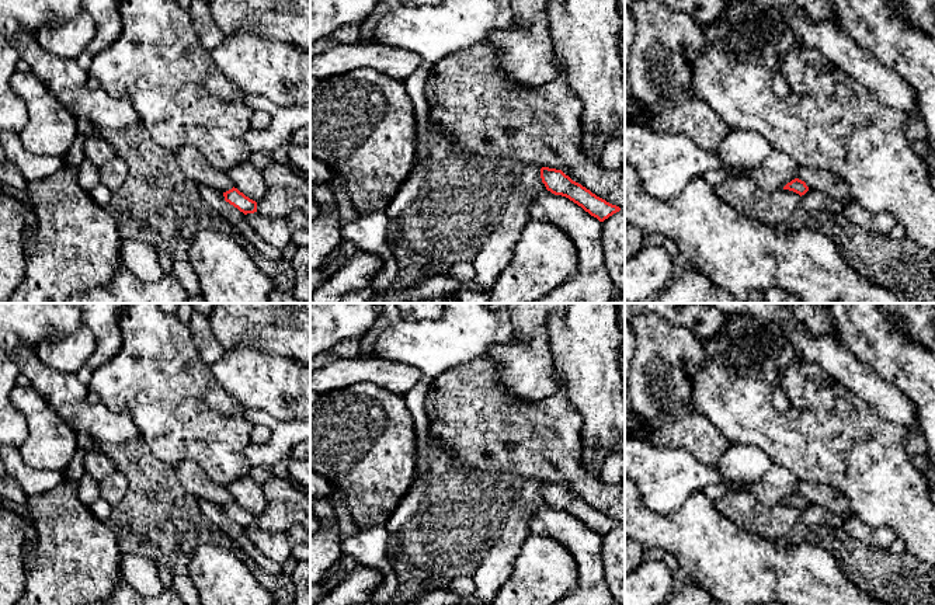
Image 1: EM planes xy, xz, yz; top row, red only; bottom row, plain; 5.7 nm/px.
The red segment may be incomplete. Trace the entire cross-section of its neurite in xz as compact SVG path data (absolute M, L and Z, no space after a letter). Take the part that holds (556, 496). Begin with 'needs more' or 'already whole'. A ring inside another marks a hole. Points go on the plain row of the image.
already whole; M542 481L541 493L548 505L569 512L599 536L621 525L619 521L606 517L581 498L573 496L562 484Z

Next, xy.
already whole; M237 503L223 507L225 515L237 522L244 529L257 526L257 517L246 511Z

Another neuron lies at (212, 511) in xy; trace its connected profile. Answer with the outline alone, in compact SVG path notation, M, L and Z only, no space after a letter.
M198 501L201 512L215 522L240 549L240 553L247 554L264 573L277 576L282 571L282 566L264 556L247 538L246 529L237 522L225 515L222 507L206 501Z

